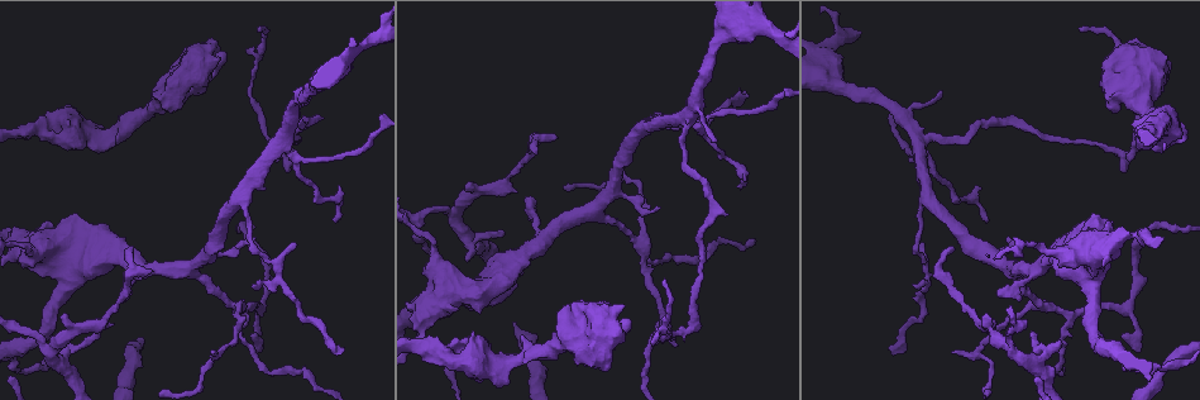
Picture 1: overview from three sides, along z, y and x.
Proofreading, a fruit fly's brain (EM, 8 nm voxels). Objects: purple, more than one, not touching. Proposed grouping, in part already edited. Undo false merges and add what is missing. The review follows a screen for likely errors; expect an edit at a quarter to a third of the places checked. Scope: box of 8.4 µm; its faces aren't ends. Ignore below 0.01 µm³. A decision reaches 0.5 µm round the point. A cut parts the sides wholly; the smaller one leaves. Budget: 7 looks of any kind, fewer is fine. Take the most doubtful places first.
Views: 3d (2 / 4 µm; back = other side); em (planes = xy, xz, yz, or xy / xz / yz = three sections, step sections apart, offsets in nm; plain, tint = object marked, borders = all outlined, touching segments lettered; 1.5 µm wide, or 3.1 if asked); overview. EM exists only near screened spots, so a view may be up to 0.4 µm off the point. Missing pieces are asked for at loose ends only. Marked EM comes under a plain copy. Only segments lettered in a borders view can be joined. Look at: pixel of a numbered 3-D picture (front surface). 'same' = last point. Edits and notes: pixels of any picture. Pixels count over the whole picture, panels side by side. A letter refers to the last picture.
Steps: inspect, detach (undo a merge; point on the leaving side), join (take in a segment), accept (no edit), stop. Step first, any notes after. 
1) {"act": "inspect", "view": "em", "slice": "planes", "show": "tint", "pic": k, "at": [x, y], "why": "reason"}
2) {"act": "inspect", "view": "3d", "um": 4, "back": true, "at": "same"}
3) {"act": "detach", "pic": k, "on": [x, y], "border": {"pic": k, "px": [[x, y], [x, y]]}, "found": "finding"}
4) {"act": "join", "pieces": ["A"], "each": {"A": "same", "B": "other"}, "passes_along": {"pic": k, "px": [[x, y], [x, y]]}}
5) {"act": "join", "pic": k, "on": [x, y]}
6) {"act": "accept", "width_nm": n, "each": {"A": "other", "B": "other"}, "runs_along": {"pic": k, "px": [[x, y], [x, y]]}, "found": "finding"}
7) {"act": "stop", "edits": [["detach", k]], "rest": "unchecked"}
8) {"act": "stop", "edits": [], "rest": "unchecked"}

{"act": "inspect", "view": "em", "slice": "planes", "show": "tint", "pic": 1, "at": [951, 249]}

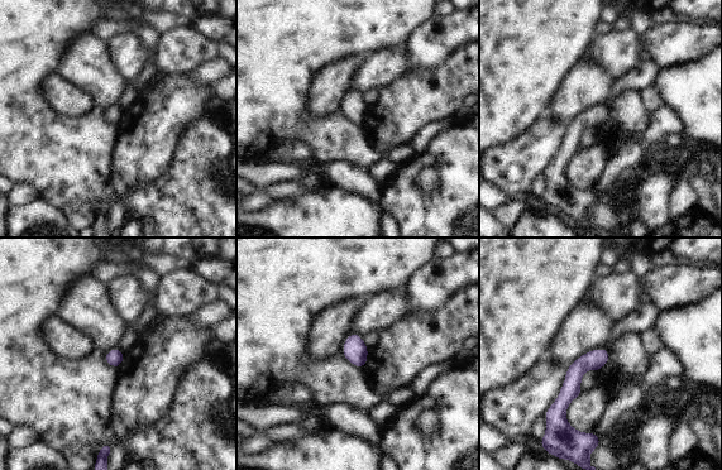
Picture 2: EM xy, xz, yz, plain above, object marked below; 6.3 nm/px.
{"act": "inspect", "view": "em", "slice": "planes", "show": "borders", "at": "same"}

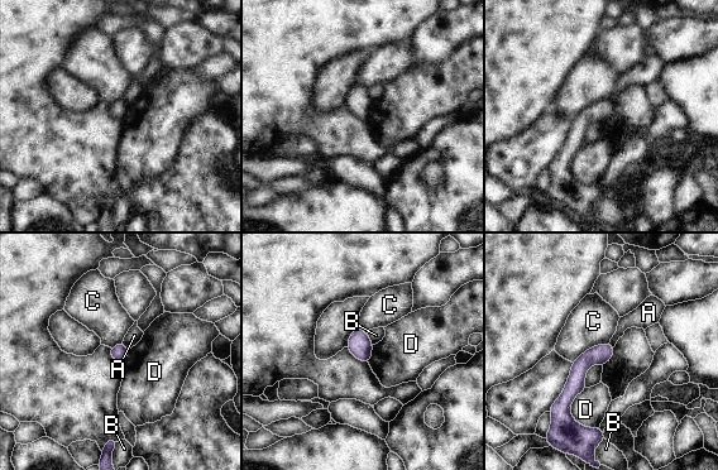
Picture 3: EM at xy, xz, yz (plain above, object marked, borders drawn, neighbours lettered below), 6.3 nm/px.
{"act": "accept", "width_nm": 110, "each": {"A": "other", "B": "other", "C": "other", "D": "other"}, "border": {"pic": 3, "px": [[587, 388], [570, 415], [594, 428]]}, "found": "no lettered segment goes on from it"}

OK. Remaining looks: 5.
{"act": "inspect", "view": "em", "slice": "xz", "step": 4, "show": "borders", "pic": 1, "at": [96, 337], "why": "thin end"}

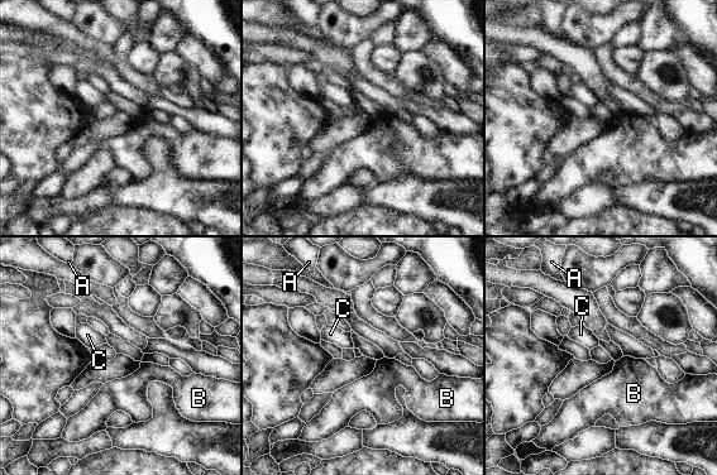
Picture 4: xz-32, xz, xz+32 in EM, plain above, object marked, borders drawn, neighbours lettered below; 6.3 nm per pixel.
{"act": "inspect", "view": "em", "slice": "planes", "show": "borders", "at": "same", "why": "cut it another way"}

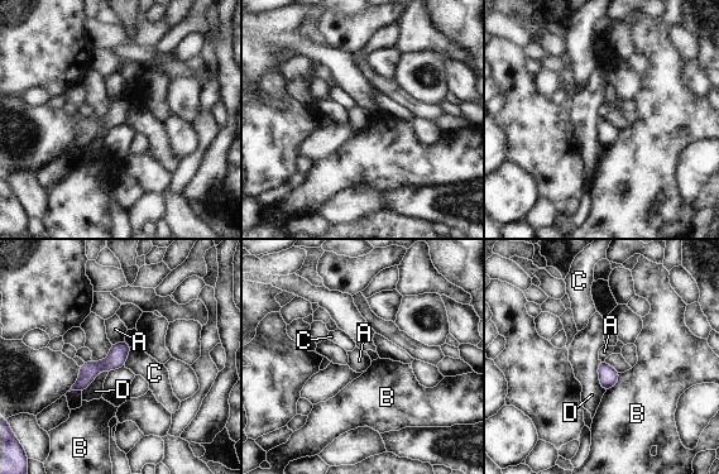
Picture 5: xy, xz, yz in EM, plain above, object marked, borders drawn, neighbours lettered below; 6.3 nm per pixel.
{"act": "accept", "longest_contact_nm": ["D", 200], "each": {"A": "other", "B": "other", "C": "other", "D": "other"}, "runs_along": {"pic": 5, "px": [[126, 346], [76, 387]]}, "found": "none of them fits"}

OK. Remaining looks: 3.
{"act": "inspect", "view": "em", "slice": "xy", "step": 4, "show": "tint", "pic": 1, "at": [259, 26], "why": "tapers out"}

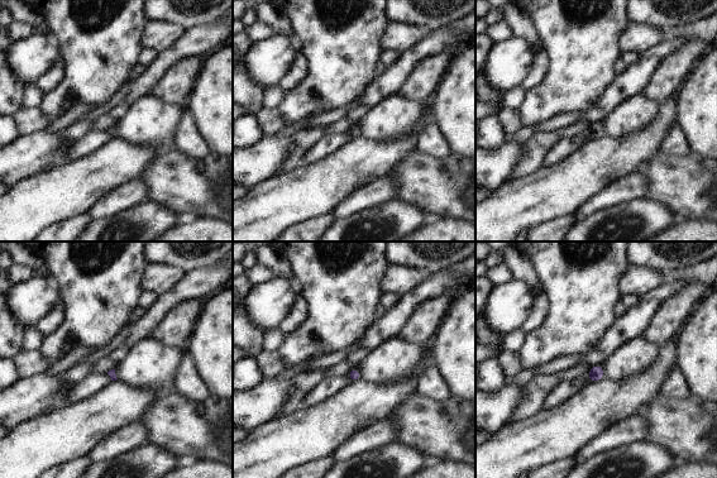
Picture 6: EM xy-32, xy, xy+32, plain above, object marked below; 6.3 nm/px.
{"act": "inspect", "view": "em", "slice": "planes", "show": "borders", "at": "same", "why": "another direction"}

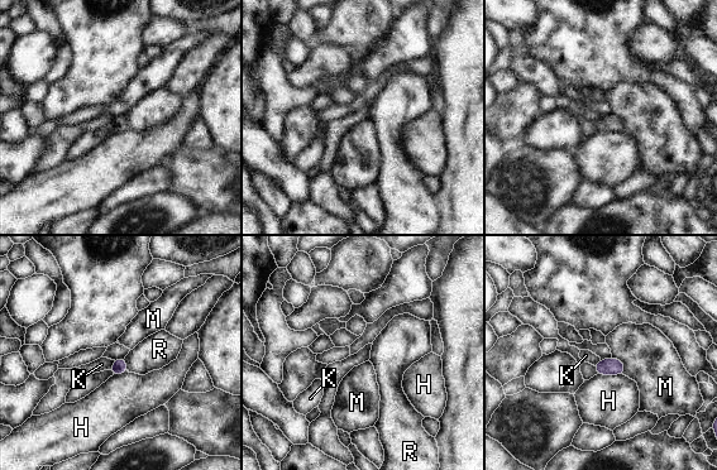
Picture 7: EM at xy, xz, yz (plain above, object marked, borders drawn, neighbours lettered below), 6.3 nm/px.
{"act": "accept", "each": {"H": "other", "K": "other", "M": "other", "R": "other"}, "border": {"pic": 7, "px": [[124, 358], [128, 370]]}, "found": "no lettered segment goes on from it"}

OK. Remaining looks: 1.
{"act": "stop", "edits": [], "rest": "unchecked"}

